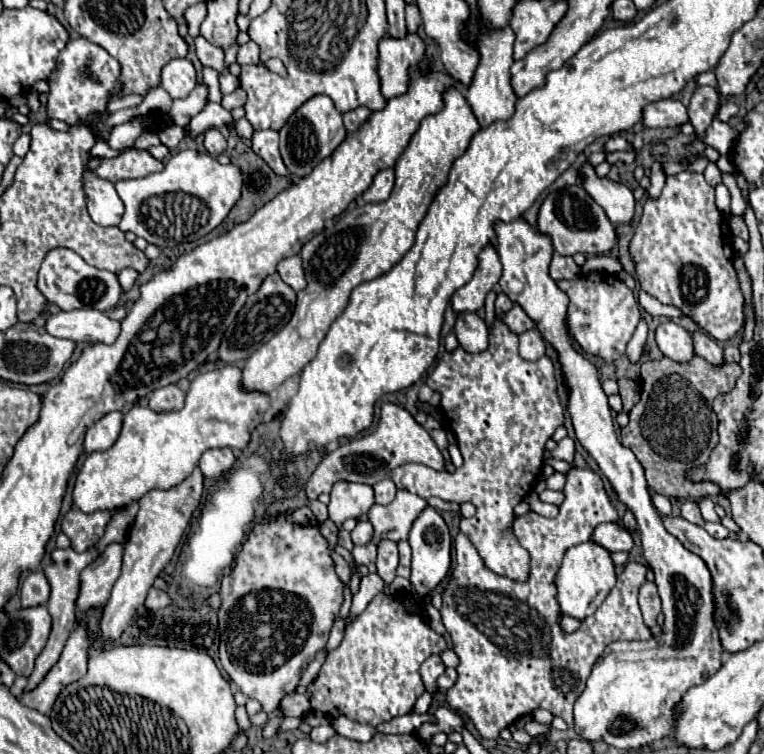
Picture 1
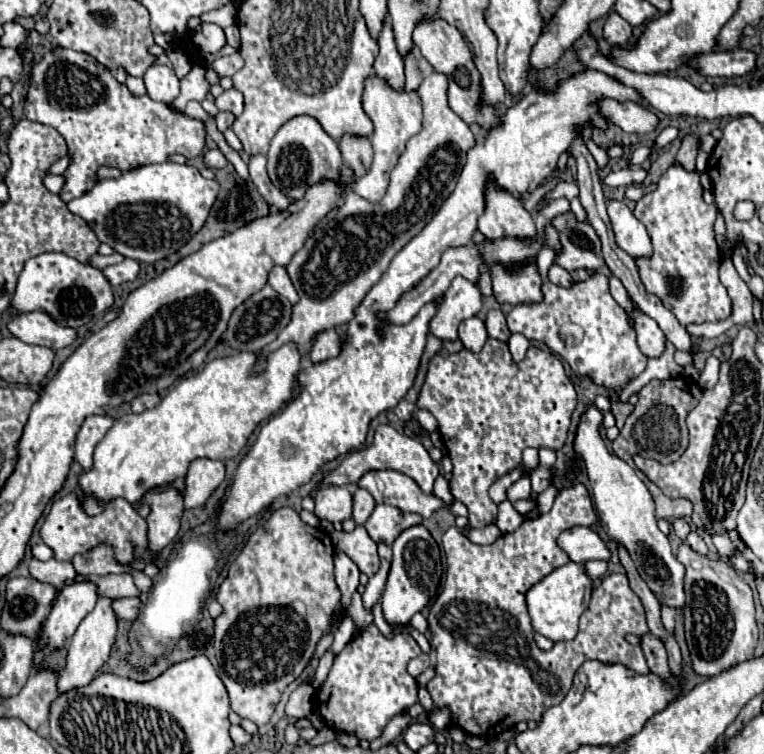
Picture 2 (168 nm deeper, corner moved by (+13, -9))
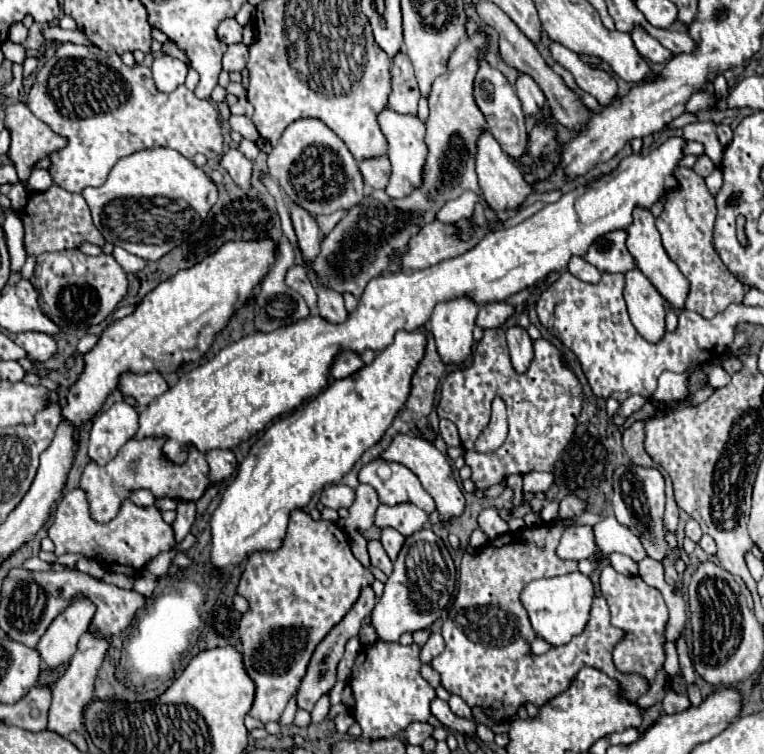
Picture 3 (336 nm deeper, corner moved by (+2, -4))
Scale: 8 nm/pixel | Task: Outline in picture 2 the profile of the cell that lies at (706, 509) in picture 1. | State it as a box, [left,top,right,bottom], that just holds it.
[710,534,742,558]

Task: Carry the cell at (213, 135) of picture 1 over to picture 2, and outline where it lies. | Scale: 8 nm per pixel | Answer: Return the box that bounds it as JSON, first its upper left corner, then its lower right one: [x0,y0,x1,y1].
[204,148,228,168]

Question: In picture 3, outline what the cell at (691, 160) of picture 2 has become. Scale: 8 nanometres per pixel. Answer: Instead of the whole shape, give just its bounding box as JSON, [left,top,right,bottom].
[693,155,715,177]

